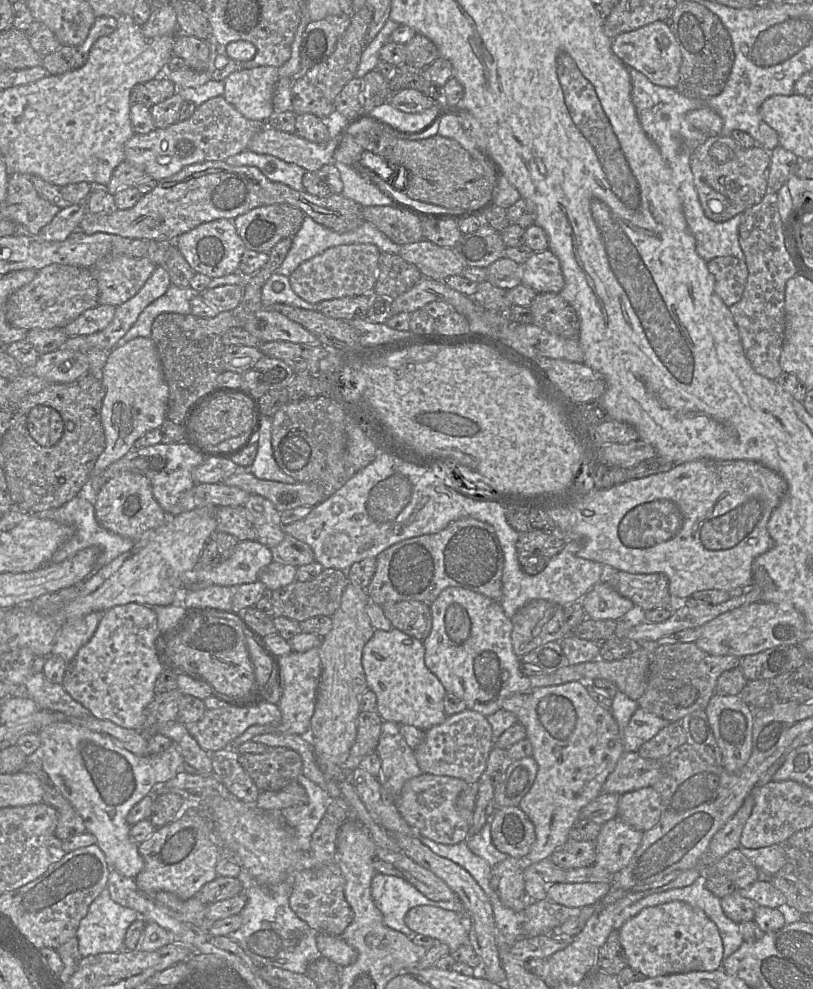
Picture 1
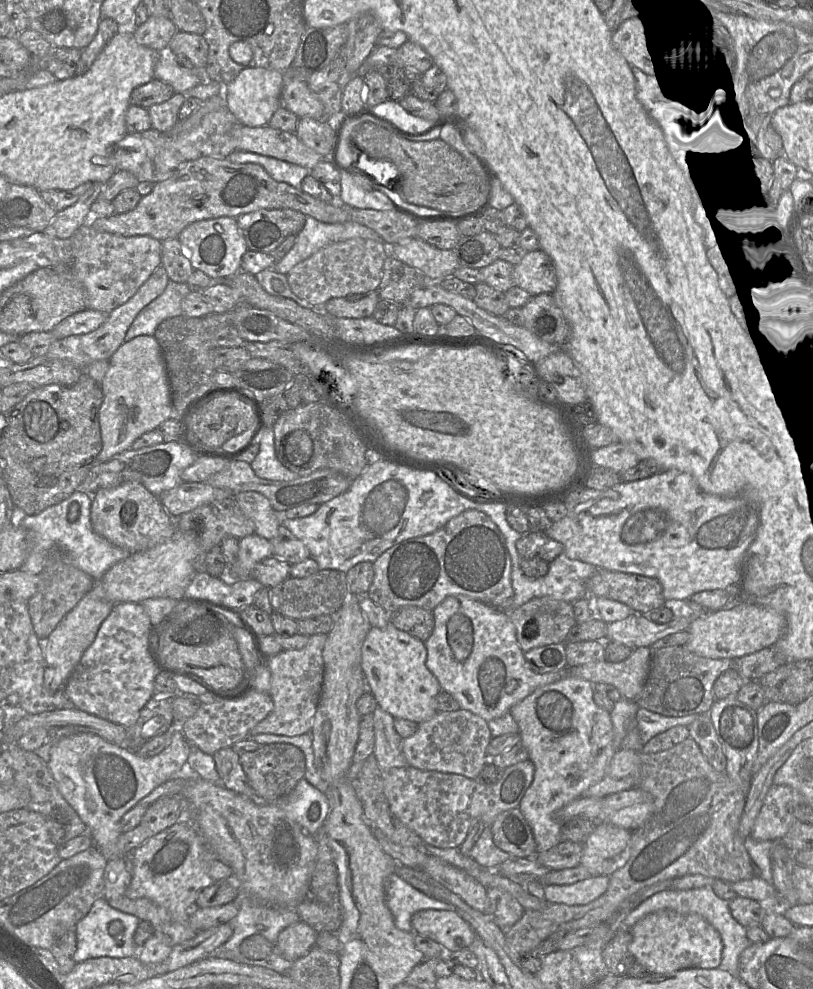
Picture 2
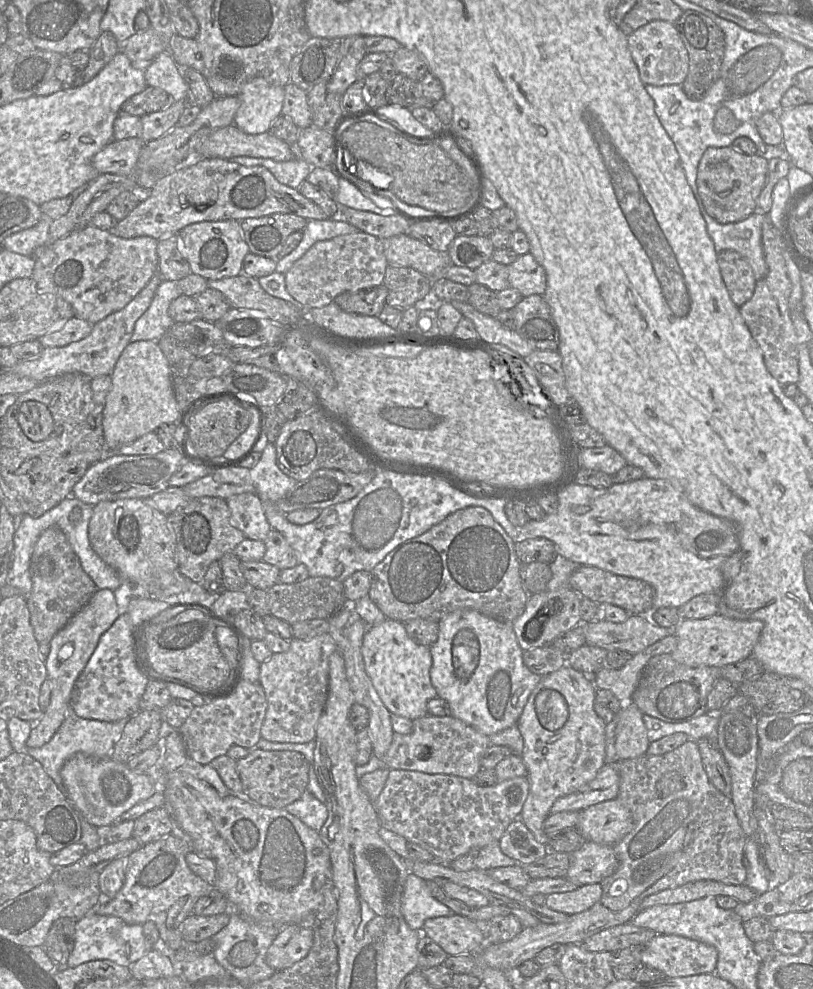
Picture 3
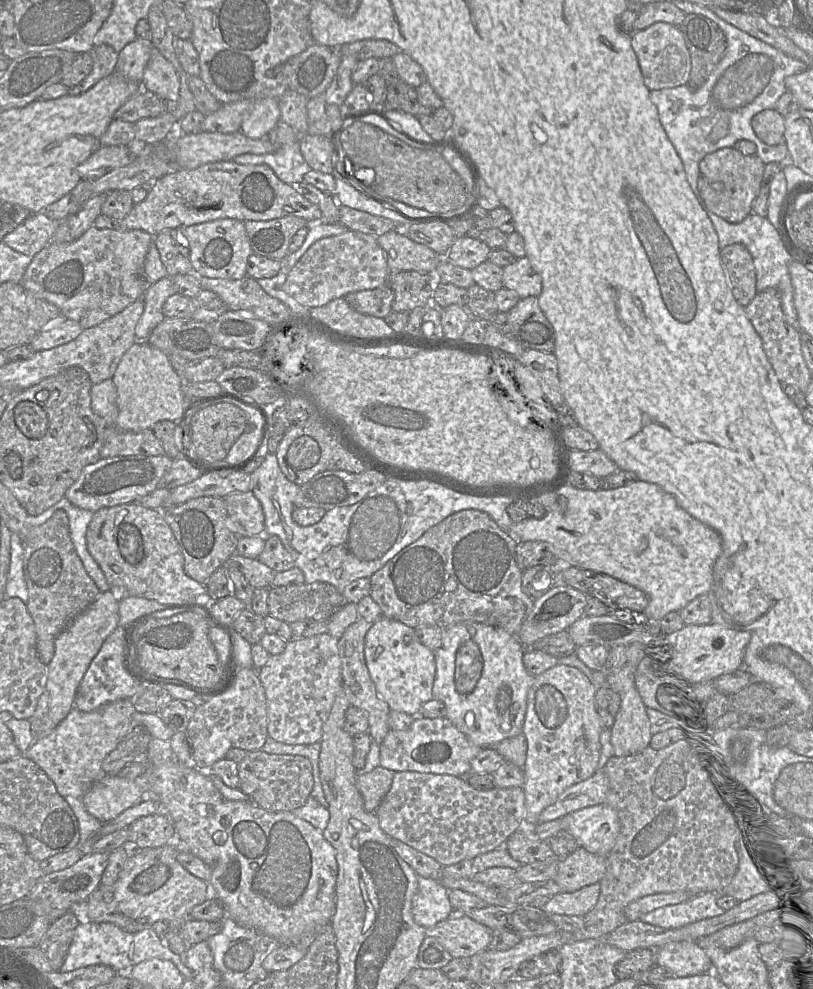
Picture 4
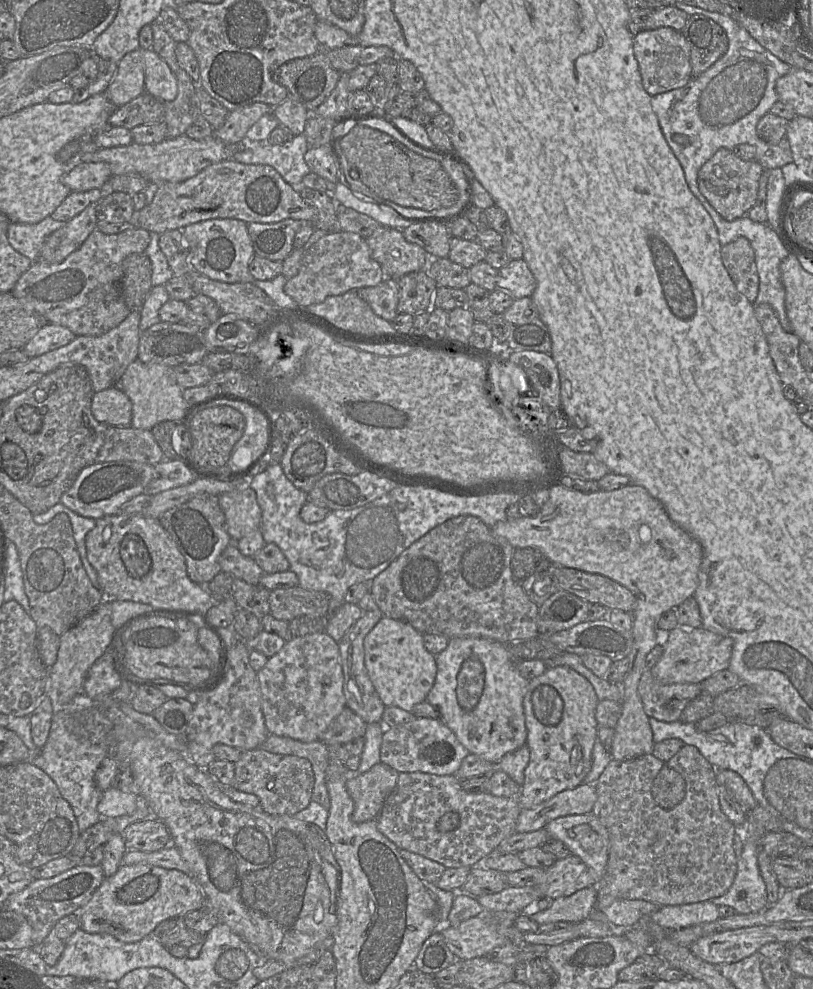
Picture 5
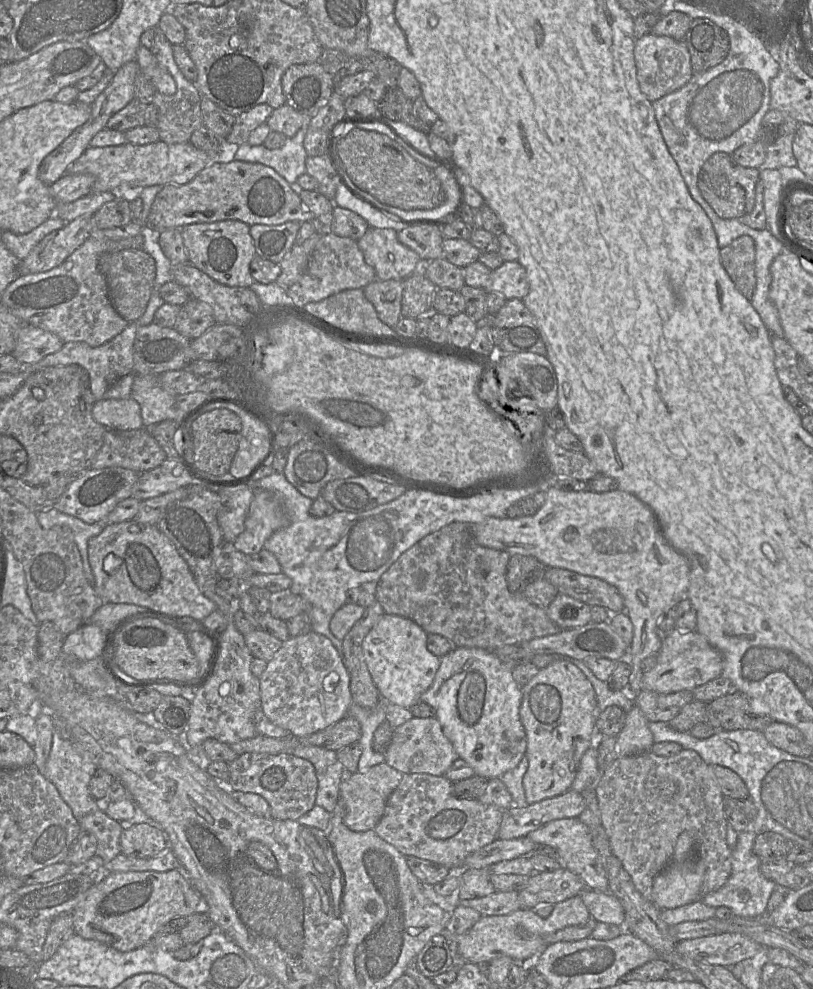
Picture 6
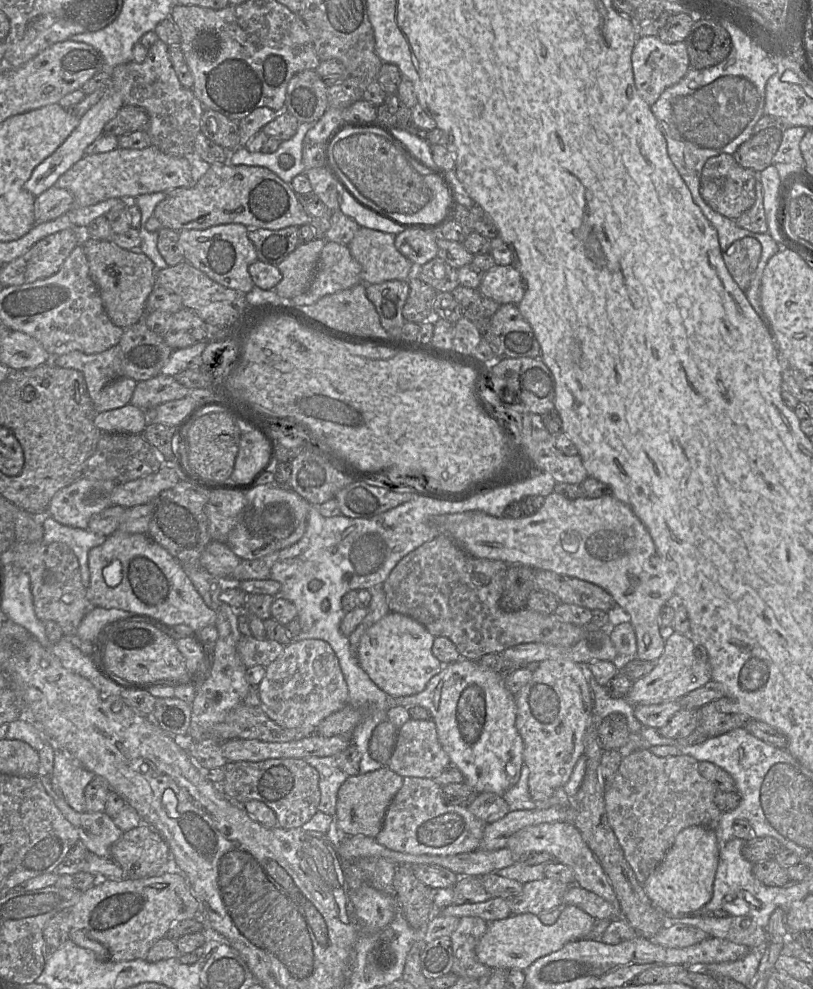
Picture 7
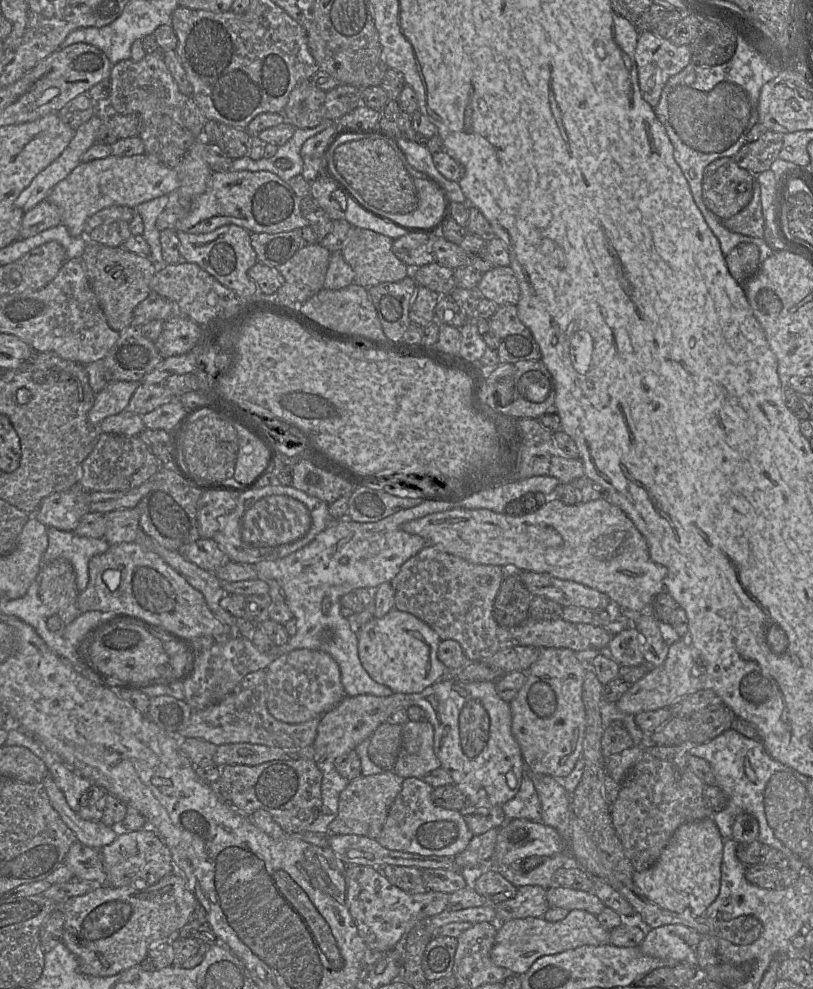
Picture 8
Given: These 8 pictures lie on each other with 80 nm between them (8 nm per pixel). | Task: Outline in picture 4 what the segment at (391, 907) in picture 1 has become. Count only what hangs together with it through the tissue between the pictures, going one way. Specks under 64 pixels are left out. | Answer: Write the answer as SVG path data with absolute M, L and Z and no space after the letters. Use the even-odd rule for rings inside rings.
M418 876L418 892L412 901L414 921L425 928L431 928L438 922L454 914L449 897L449 890L438 880Z

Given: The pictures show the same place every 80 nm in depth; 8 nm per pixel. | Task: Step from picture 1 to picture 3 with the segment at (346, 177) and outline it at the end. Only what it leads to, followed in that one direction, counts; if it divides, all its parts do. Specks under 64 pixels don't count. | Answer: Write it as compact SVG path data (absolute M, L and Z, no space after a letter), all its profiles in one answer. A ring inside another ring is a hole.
M343 176L339 177L337 203L340 207L370 211L379 215L396 214L396 205L388 198L360 190Z

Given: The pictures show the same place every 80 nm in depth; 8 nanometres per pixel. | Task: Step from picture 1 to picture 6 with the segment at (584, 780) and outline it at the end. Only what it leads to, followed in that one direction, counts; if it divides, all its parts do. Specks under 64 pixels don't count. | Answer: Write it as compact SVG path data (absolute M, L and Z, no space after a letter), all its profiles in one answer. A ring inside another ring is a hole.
M567 660L553 661L522 688L520 720L527 738L528 768L523 777L523 788L528 804L559 796L571 789L584 753L596 743L598 714L595 690L583 672Z

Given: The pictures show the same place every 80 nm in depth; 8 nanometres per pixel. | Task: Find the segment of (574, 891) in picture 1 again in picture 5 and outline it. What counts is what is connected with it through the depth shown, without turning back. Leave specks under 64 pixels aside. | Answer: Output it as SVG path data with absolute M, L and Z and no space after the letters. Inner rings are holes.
M592 885L569 896L553 899L546 910L526 907L522 913L528 915L540 925L561 921L579 923L589 917L595 908L596 900L596 887Z

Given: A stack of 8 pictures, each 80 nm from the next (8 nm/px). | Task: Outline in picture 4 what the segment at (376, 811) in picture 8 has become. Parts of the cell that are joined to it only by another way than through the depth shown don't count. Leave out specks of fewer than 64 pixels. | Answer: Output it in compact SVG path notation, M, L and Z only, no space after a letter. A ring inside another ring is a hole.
M378 766L369 773L357 776L357 788L362 795L364 809L367 812L376 811L391 787L394 774L395 772Z

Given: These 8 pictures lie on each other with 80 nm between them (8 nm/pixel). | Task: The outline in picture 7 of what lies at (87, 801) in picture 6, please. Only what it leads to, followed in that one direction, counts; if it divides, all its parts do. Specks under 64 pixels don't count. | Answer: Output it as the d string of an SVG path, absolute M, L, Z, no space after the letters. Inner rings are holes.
M62 749L55 751L53 775L70 807L78 813L86 812L84 791L96 775Z

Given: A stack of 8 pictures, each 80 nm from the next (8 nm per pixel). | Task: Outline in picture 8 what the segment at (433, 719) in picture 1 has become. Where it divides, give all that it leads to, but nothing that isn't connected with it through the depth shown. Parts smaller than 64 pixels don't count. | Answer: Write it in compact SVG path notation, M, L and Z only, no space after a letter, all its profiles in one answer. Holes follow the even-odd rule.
M392 609L384 617L372 618L360 628L359 659L370 677L377 683L389 687L393 693L419 693L439 681L448 670L437 656L440 642L438 634L427 623L408 612Z

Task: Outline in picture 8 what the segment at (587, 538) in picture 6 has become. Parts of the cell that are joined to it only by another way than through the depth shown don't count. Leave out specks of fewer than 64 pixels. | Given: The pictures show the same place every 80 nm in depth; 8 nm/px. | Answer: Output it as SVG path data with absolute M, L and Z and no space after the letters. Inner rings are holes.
M550 497L536 511L525 512L520 516L496 513L488 509L454 508L409 521L402 528L407 533L421 536L427 544L473 564L496 565L517 572L546 573L606 594L616 606L640 613L635 629L642 638L644 663L658 667L665 662L669 646L660 632L659 620L653 610L653 600L665 591L667 569L651 559L644 536L623 510L606 497L575 505L566 505Z

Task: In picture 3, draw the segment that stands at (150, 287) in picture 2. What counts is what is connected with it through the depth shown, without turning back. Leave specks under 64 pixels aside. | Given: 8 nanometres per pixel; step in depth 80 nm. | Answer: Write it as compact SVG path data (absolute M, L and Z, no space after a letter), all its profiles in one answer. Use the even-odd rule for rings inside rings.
M156 273L126 306L95 323L86 337L66 346L44 348L36 358L19 361L13 368L3 370L32 378L38 382L44 382L53 377L75 372L84 374L89 378L111 375L121 352L131 342L130 338L135 322L149 307L161 282L160 275Z

